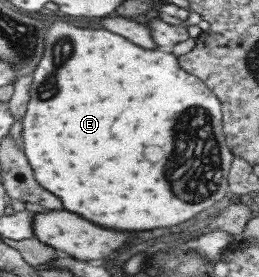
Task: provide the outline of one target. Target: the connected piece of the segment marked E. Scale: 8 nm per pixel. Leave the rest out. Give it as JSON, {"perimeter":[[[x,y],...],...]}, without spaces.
{"perimeter":[[[59,20],[49,23],[45,41],[43,59],[33,73],[35,81],[31,85],[31,101],[27,114],[22,121],[22,137],[25,154],[34,168],[36,179],[40,185],[47,187],[47,191],[51,191],[63,199],[63,207],[67,211],[79,213],[85,219],[91,219],[93,223],[99,223],[105,229],[135,233],[135,231],[153,231],[159,227],[173,227],[173,225],[183,223],[183,221],[191,219],[193,215],[205,211],[207,207],[215,205],[217,201],[229,199],[227,175],[234,157],[223,137],[219,98],[202,80],[197,79],[197,76],[177,67],[178,59],[175,59],[173,54],[161,53],[159,48],[155,51],[143,49],[143,47],[131,43],[129,39],[125,39],[117,33],[105,31],[105,29],[79,29],[75,25],[69,25],[69,23]]]}

